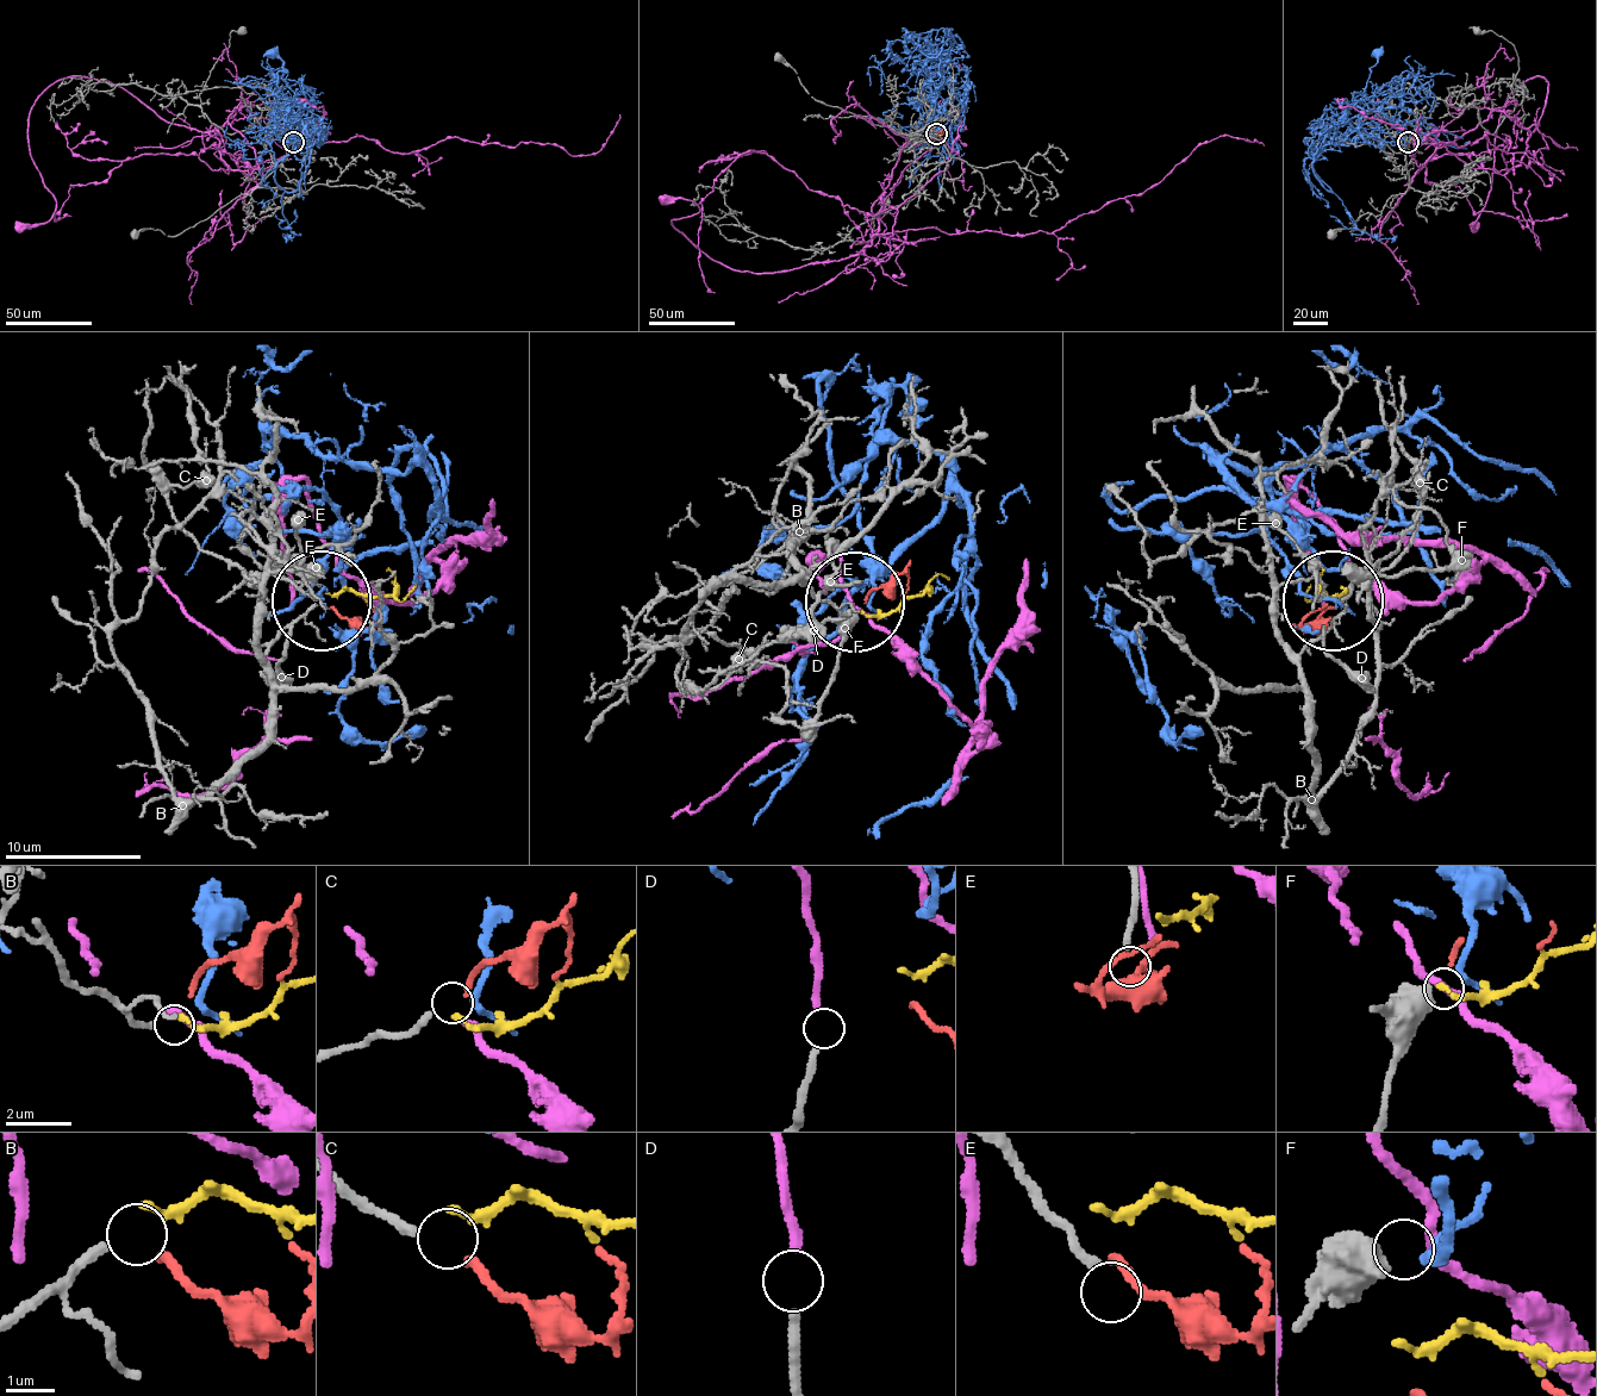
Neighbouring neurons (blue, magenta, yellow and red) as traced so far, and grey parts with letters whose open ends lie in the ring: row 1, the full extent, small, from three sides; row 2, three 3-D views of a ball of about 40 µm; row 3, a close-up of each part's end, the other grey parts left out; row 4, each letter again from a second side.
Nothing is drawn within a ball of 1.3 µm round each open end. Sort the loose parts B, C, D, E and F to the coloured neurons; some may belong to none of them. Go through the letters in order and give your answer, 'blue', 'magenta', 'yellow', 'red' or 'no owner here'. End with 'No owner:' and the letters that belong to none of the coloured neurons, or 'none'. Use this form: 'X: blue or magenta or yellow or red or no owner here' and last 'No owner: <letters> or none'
B: yellow
C: red
D: magenta
E: no owner here
F: blue
No owner: E

